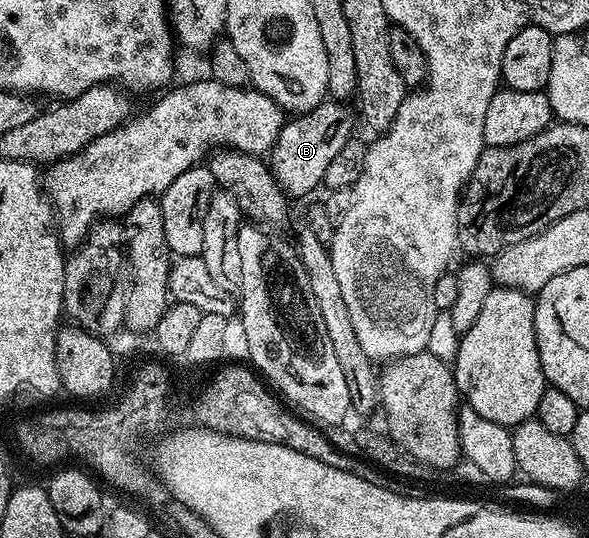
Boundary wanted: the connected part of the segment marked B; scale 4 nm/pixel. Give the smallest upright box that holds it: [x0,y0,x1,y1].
[270,100,354,198]

